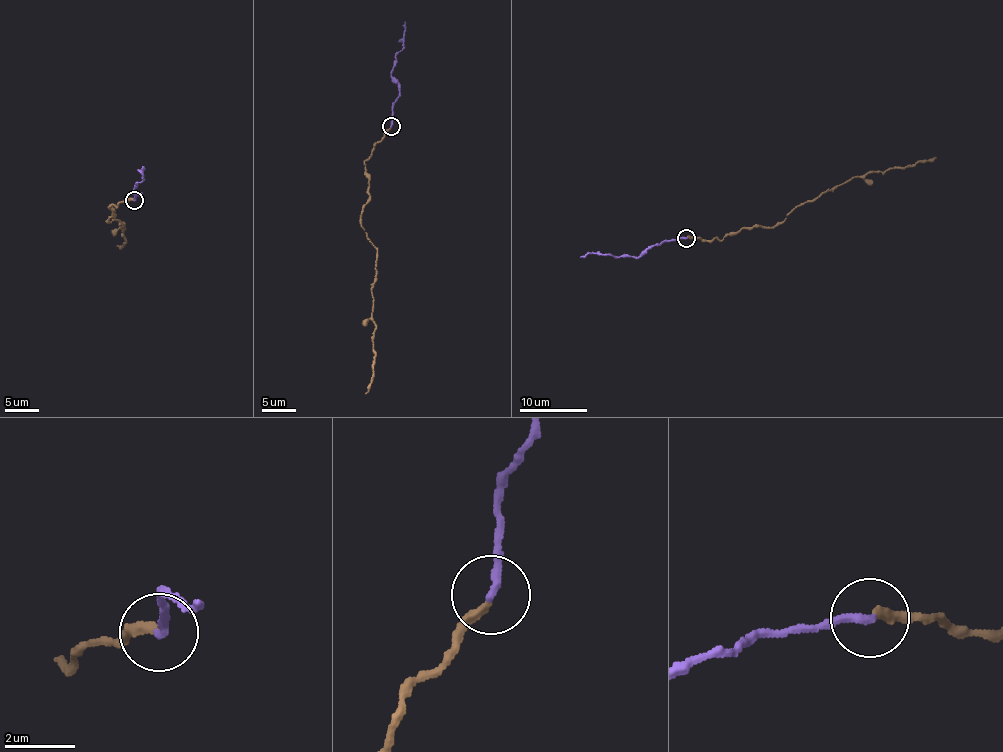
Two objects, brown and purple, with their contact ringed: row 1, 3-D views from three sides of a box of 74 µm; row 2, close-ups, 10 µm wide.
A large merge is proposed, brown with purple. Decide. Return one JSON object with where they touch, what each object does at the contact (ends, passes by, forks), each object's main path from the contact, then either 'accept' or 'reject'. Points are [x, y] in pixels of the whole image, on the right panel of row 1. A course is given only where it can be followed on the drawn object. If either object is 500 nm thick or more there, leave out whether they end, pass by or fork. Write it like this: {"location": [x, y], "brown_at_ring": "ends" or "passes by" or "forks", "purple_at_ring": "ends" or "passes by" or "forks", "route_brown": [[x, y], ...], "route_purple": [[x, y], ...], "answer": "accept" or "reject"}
{"location": [686, 238], "brown_at_ring": "ends", "purple_at_ring": "ends", "route_brown": [[687, 236], [721, 240], [745, 227], [767, 227], [855, 176], [905, 168], [936, 157]], "route_purple": [[686, 238], [655, 244], [640, 257], [586, 254], [580, 257]], "answer": "accept"}

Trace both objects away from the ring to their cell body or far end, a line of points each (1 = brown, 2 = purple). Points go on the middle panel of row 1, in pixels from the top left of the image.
1: (391, 128), (365, 162), (369, 200), (361, 226), (377, 258), (372, 289), (374, 358), (365, 394)
2: (391, 126), (393, 106), (399, 93), (399, 86), (392, 75), (393, 61), (403, 47), (405, 21)

